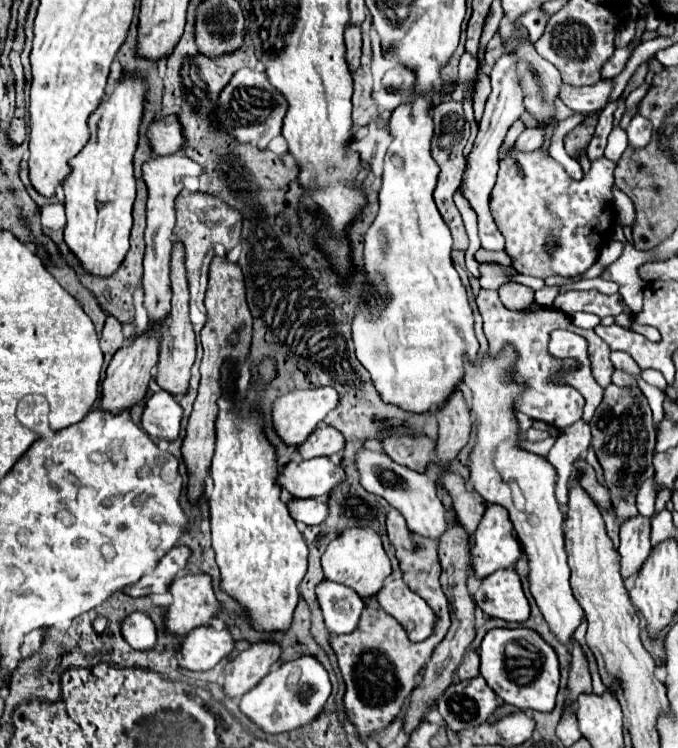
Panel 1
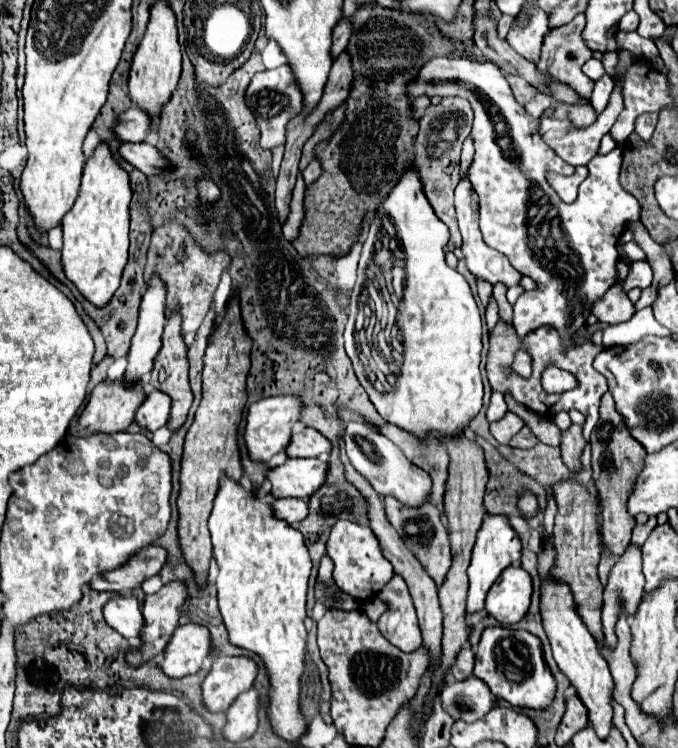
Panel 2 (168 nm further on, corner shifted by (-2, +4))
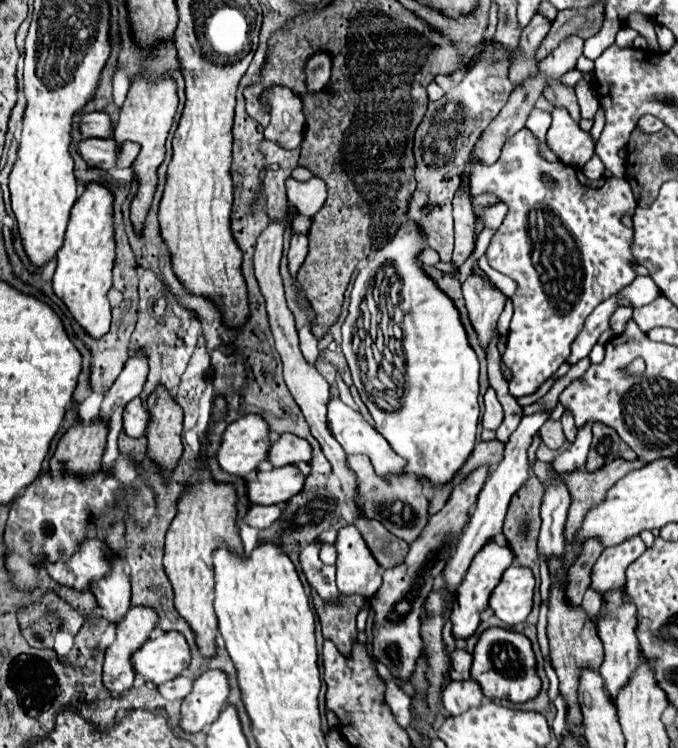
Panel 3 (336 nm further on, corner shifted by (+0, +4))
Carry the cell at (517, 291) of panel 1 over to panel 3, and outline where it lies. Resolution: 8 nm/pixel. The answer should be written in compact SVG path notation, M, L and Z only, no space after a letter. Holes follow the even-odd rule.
M545 422L545 438L541 438L551 450L559 450L565 444L565 434L559 422Z

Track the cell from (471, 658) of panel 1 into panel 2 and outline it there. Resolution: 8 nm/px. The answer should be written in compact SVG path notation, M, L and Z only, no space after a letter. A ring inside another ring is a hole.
M463 646L463 650L459 652L457 656L457 662L455 662L455 668L453 668L453 678L455 680L465 680L473 674L473 666L475 666L475 654L471 650L471 646Z

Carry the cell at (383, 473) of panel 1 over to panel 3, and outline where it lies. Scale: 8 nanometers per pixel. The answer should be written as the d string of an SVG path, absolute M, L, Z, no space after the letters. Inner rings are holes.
M329 398L329 402L327 402L327 426L329 426L329 432L335 436L335 440L341 444L341 448L345 450L345 454L369 456L369 460L371 460L371 464L379 476L401 474L405 460L401 460L401 456L397 456L393 452L393 448L389 448L389 442L371 424L367 424L365 418L357 410L343 404L341 398Z

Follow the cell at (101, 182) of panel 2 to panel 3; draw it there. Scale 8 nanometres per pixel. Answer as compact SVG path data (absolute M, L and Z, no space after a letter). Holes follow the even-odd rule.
M89 184L71 210L65 246L57 252L57 270L53 276L53 292L69 308L75 322L91 336L101 338L109 332L111 306L107 292L111 288L111 268L115 260L113 240L113 196L103 184Z

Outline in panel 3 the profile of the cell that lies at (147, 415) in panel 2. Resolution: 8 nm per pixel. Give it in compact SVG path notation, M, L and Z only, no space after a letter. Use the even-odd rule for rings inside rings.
M141 398L131 400L123 412L123 432L131 438L139 438L145 434L147 424L149 424L149 412L145 404L141 404Z

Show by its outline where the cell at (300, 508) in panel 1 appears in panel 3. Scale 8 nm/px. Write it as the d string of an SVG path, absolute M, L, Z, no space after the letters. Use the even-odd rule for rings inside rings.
M251 506L247 510L243 522L257 528L257 530L261 530L261 528L267 528L269 524L273 524L279 516L281 516L279 506Z

